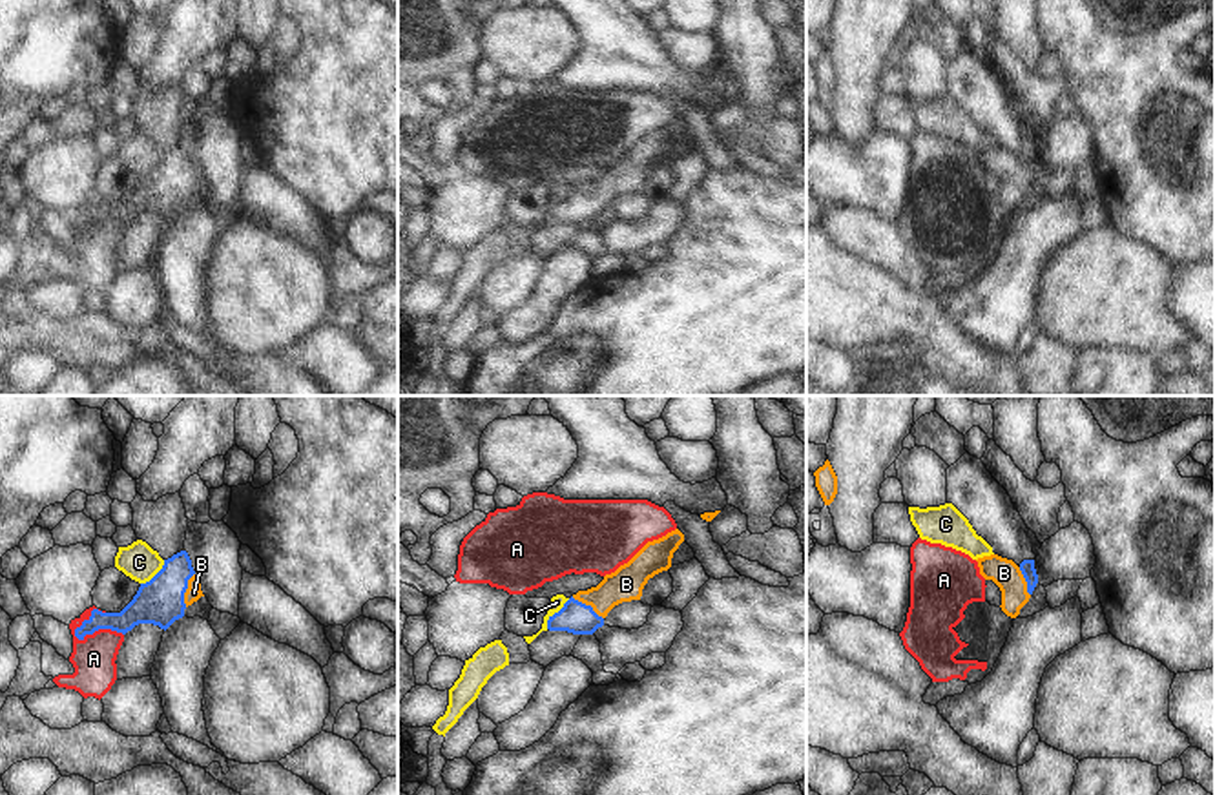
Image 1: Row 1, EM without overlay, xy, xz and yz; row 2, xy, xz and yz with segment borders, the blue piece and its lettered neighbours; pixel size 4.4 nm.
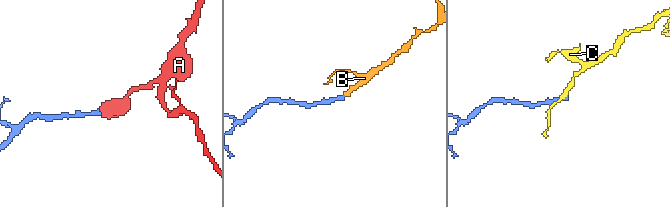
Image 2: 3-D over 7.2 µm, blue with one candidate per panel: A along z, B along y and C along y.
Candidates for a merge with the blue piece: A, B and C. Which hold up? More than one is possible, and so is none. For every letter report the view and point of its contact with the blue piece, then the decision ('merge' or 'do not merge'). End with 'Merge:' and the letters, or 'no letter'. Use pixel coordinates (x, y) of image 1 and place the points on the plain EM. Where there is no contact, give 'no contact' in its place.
A: xy (97, 221) | do not merge
B: xy (186, 179) | merge
C: xz (555, 205) | do not merge
Merge: B

